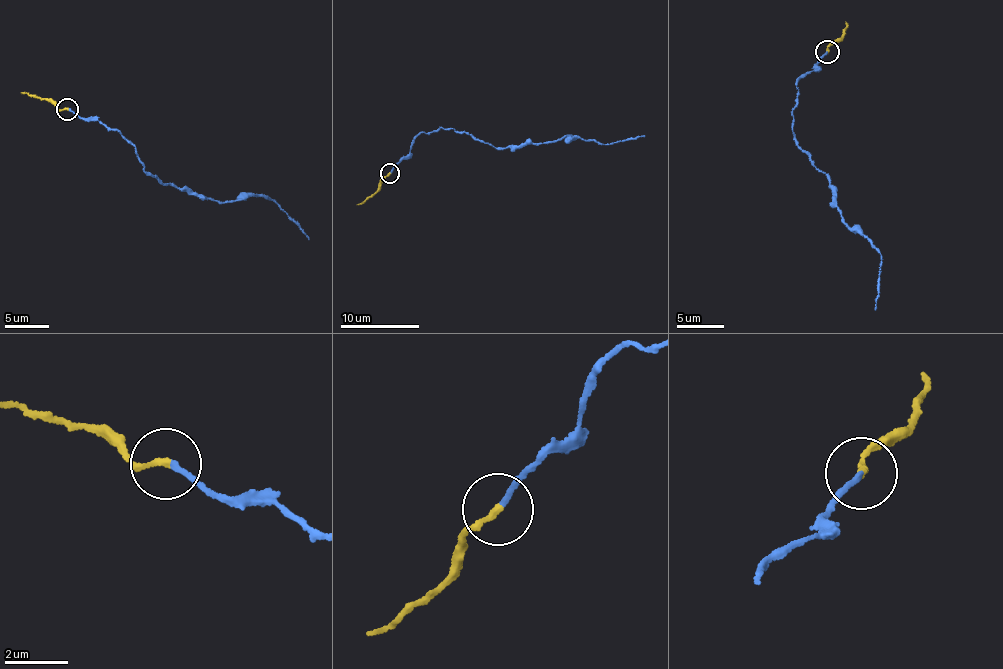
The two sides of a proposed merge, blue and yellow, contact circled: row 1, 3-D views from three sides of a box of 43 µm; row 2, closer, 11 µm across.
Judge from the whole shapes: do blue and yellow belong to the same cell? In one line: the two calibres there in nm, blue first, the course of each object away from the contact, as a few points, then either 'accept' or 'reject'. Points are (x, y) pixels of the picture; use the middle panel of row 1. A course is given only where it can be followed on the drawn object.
180 nm thick on the blue side, 200 nm on the other; blue runs (391, 173), (409, 152), (412, 140), (439, 128), (468, 131), (495, 147), (578, 136), (600, 143), (644, 136); yellow runs (389, 174), (381, 180), (379, 189), (356, 205); accept

